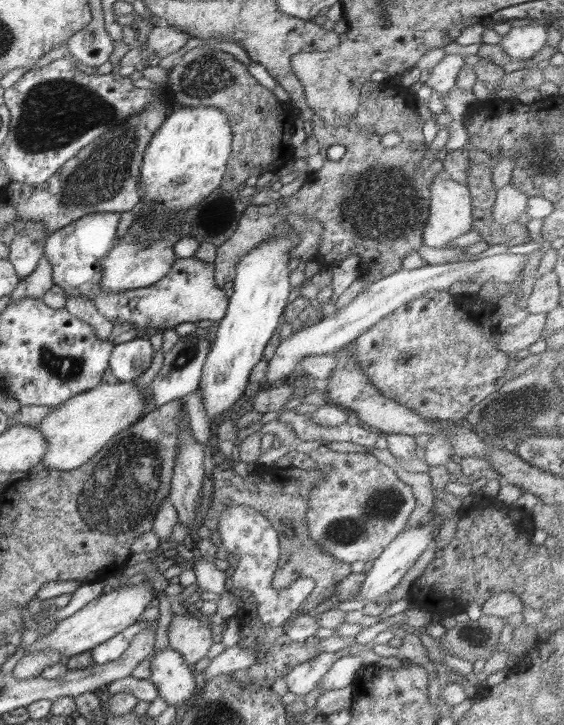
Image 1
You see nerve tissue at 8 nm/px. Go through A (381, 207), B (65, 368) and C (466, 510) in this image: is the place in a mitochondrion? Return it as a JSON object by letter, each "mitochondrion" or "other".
{"A":"mitochondrion","B":"mitochondrion","C":"other"}

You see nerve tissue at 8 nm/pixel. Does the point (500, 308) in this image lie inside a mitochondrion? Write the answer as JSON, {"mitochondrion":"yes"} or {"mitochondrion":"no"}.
{"mitochondrion":"no"}

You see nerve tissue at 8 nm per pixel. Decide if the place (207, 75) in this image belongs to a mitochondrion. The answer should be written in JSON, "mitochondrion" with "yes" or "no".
{"mitochondrion":"yes"}

